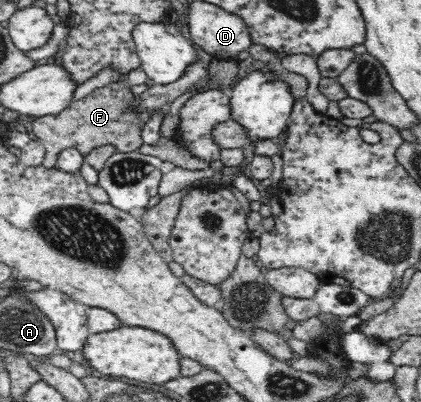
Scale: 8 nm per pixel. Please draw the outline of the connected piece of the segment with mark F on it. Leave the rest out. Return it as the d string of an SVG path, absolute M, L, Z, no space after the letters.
M111 83L103 88L95 89L86 97L73 100L67 109L59 115L37 117L33 121L32 136L45 145L45 155L41 165L53 168L57 155L65 147L73 147L86 156L92 149L100 145L115 145L116 151L135 152L144 144L141 137L142 127L139 127L137 117L140 113L126 113L129 103L134 101L135 95L130 93L130 84Z

